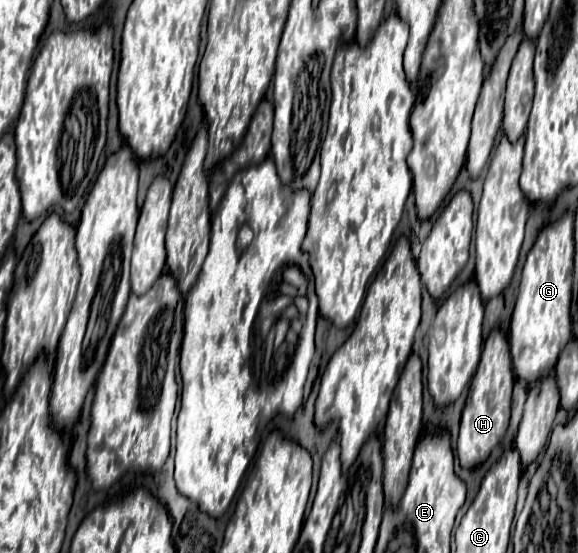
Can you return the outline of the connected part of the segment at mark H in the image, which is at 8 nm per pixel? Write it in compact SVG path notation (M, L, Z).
M493 329L483 345L481 361L473 377L467 403L463 409L463 417L461 417L461 431L459 431L459 441L457 441L457 455L459 455L461 467L473 469L481 465L505 437L507 427L509 427L509 417L511 417L513 383L515 383L515 375L511 367L511 353L509 353L507 337L499 333L497 329Z

